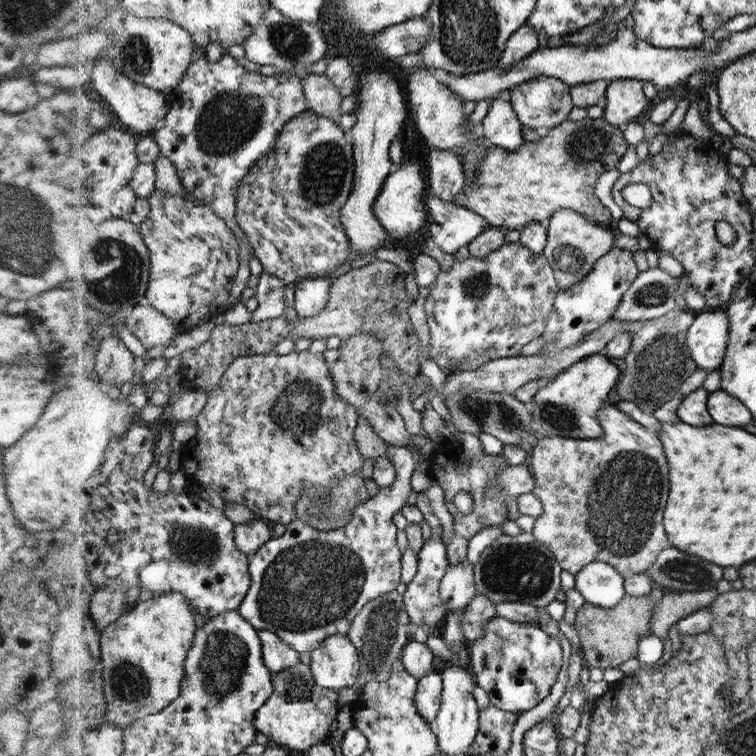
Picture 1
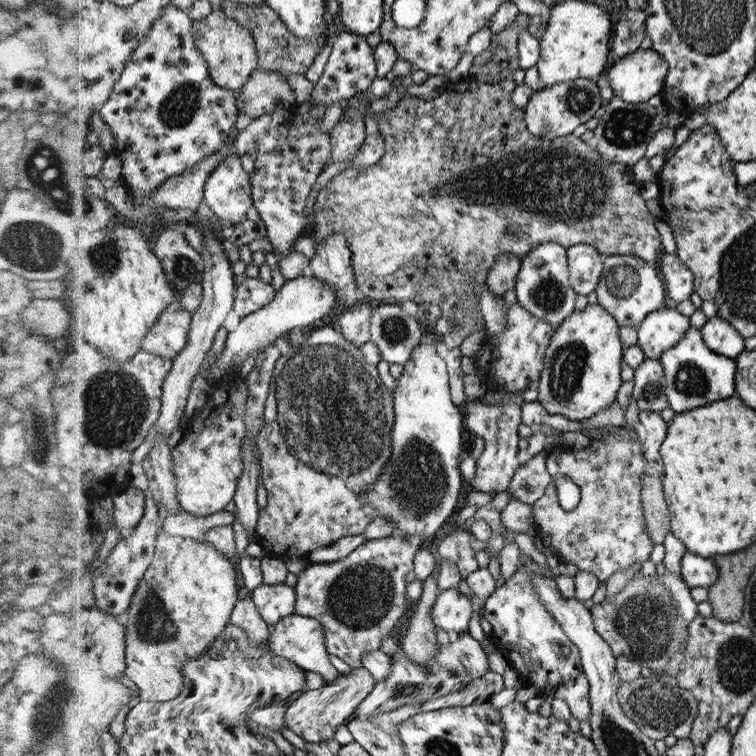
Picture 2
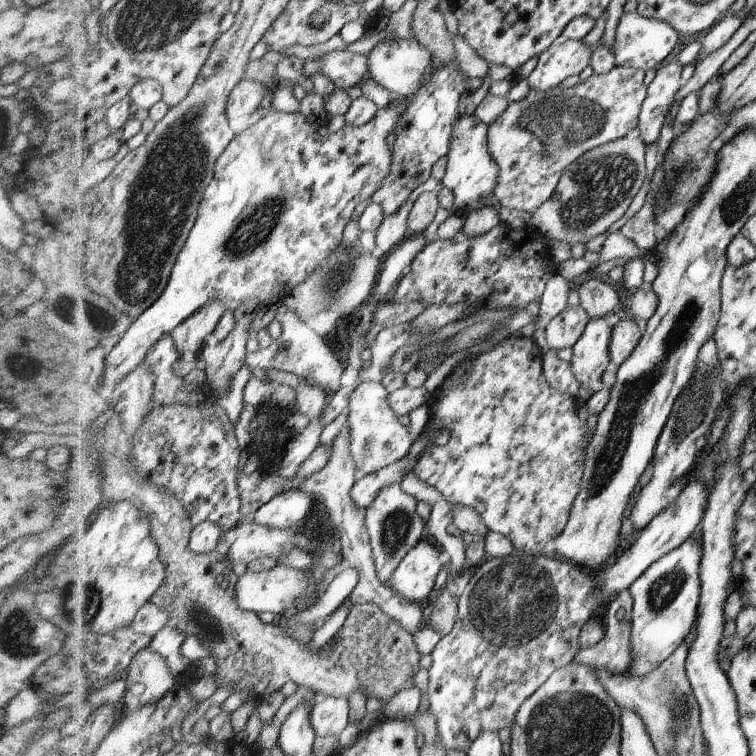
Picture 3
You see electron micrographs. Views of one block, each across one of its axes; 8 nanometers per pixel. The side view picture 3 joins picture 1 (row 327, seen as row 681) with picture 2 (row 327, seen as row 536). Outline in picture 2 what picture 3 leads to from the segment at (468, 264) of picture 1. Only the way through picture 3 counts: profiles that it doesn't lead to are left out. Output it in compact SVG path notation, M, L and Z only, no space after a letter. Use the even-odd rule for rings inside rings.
M662 306L637 326L637 345L646 357L659 360L662 352L674 347L690 327L688 317L675 308Z

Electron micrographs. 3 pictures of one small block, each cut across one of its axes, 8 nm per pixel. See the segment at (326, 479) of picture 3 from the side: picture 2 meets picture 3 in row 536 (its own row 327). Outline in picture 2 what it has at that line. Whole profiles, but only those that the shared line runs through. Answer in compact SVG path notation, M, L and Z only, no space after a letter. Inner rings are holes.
M365 301L362 304L356 302L338 319L340 332L354 344L363 345L371 340L370 319L374 309L372 301Z

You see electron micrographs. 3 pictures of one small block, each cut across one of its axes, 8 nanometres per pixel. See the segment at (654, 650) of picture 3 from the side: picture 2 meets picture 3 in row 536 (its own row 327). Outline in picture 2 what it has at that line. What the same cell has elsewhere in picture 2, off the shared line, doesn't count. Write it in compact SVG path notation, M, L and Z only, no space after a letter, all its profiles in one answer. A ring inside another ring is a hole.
M690 327L674 347L662 352L659 358L666 381L666 395L675 413L737 396L737 363L734 358L716 354L704 341L701 329Z

